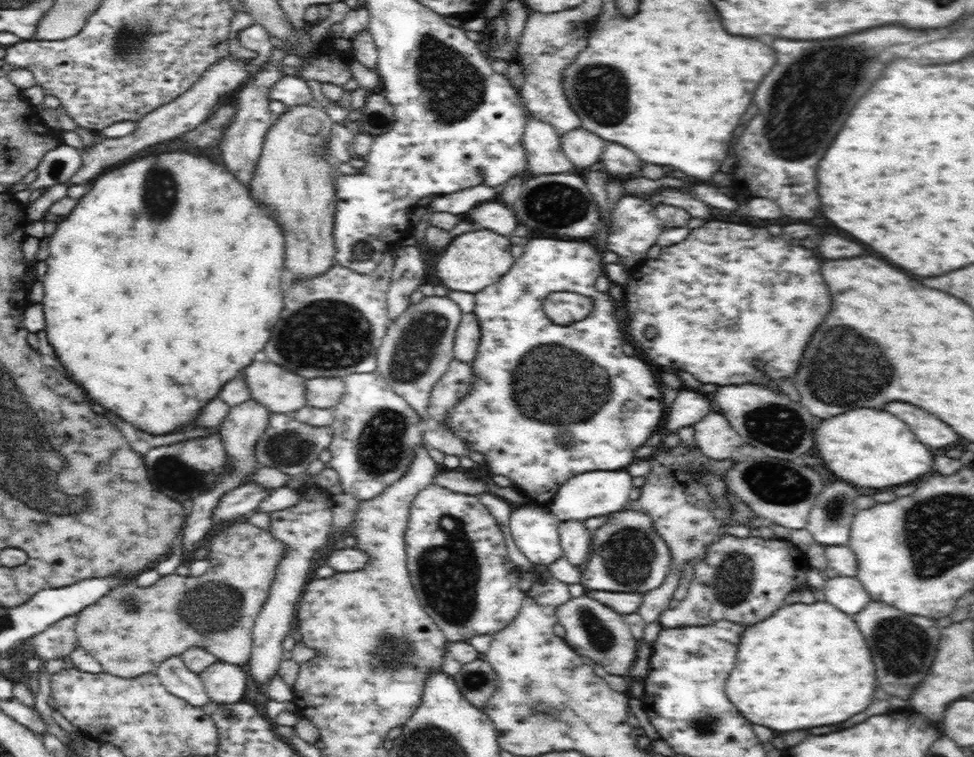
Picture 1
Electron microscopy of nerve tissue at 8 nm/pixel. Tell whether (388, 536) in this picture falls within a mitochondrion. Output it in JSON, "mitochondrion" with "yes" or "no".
{"mitochondrion":"no"}

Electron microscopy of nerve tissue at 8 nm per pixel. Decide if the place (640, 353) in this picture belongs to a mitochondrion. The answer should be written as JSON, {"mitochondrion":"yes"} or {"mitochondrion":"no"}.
{"mitochondrion":"no"}

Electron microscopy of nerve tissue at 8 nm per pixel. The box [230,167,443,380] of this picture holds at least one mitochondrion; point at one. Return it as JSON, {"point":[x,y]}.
{"point":[323,336]}

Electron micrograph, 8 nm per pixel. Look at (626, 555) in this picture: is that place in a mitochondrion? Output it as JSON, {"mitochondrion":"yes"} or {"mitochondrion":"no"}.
{"mitochondrion":"yes"}

